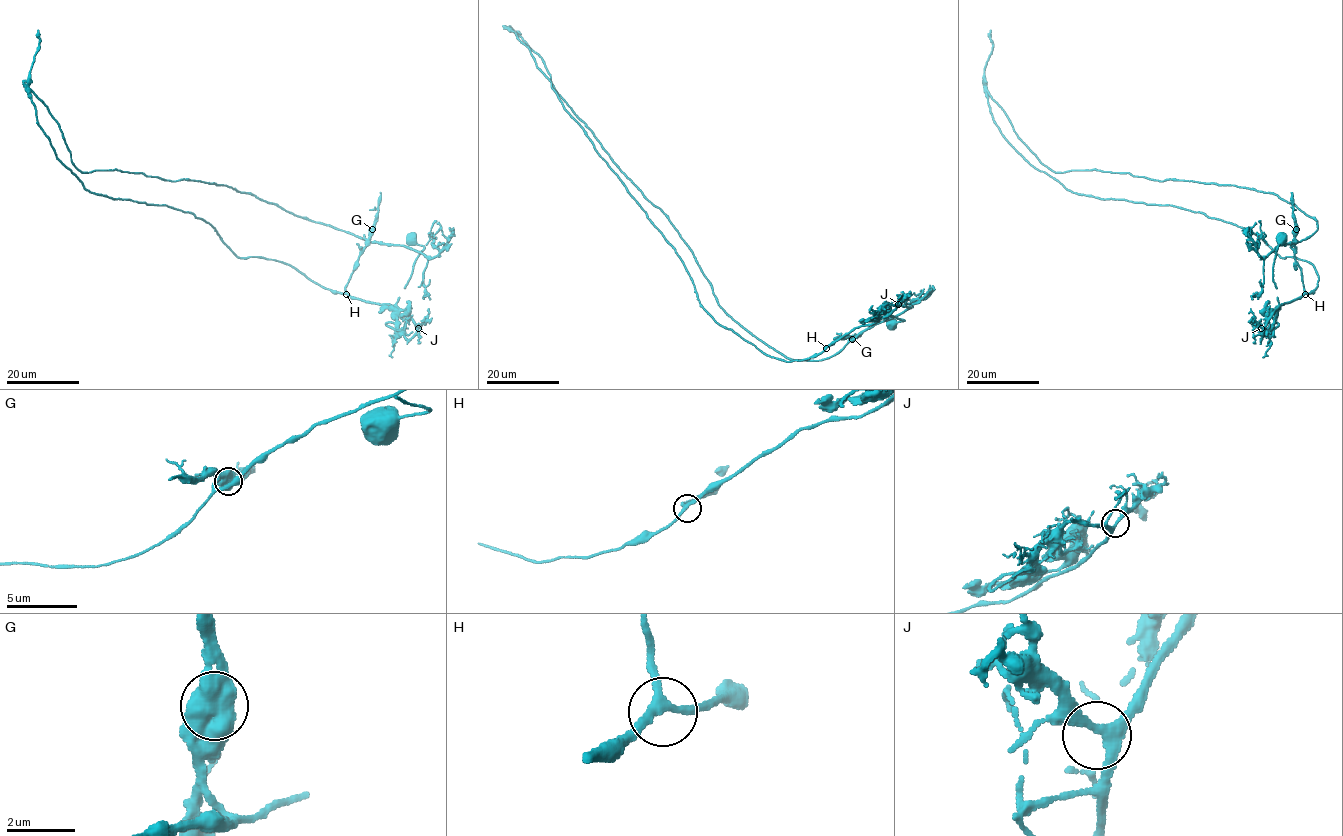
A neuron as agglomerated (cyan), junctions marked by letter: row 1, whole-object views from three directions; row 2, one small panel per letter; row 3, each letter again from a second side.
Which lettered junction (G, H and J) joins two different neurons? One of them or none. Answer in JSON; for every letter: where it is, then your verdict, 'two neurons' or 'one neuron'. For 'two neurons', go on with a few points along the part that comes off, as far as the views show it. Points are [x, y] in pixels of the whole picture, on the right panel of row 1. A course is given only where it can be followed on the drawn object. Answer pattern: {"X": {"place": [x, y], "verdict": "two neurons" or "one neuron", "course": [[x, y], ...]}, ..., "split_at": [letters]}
{"G": {"place": [1296, 229], "verdict": "two neurons", "course": [[1296, 229], [1301, 241], [1318, 229], [1317, 221], [1278, 196], [1129, 173], [1053, 172], [985, 87], [991, 30]]}, "H": {"place": [1305, 294], "verdict": "one neuron"}, "J": {"place": [1261, 328], "verdict": "one neuron"}, "split_at": ["G"]}

